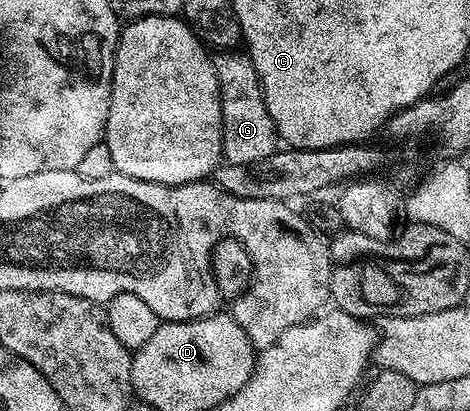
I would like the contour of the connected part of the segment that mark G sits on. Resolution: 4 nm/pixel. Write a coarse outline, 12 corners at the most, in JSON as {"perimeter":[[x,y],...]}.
{"perimeter":[[214,56],[223,159],[245,165],[280,146],[253,61]]}

